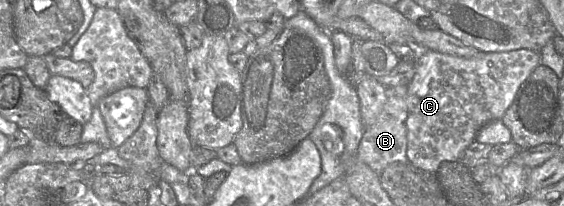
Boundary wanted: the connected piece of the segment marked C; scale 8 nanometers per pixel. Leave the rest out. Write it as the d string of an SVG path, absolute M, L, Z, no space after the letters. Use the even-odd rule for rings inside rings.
M529 49L482 53L471 58L432 50L419 52L416 71L407 91L407 161L431 173L435 173L444 161L458 161L460 153L475 141L477 133L484 125L502 119L521 85L540 63L539 52Z

